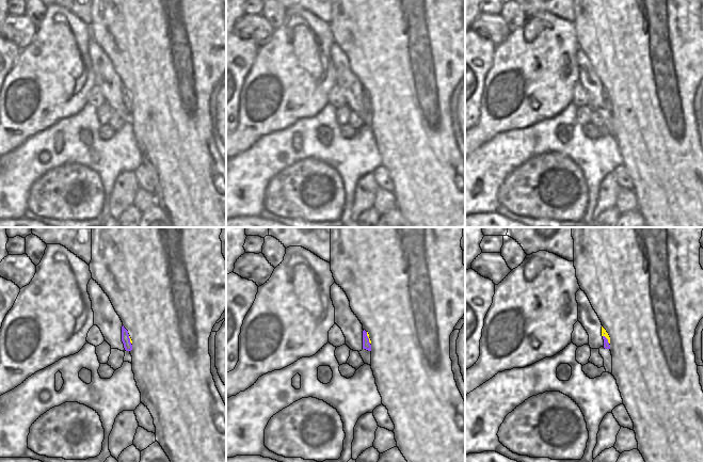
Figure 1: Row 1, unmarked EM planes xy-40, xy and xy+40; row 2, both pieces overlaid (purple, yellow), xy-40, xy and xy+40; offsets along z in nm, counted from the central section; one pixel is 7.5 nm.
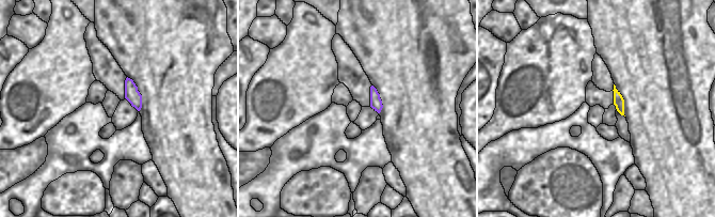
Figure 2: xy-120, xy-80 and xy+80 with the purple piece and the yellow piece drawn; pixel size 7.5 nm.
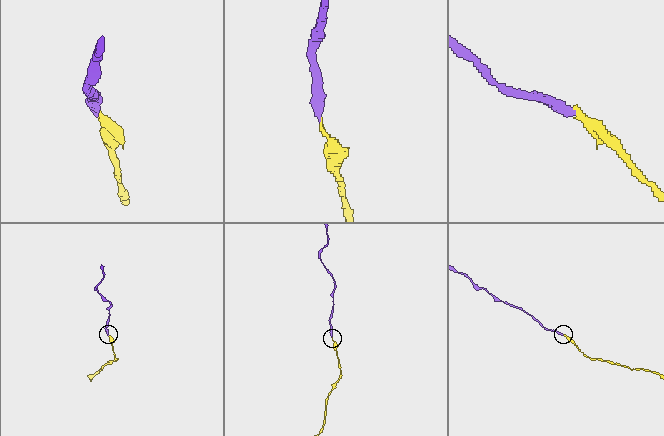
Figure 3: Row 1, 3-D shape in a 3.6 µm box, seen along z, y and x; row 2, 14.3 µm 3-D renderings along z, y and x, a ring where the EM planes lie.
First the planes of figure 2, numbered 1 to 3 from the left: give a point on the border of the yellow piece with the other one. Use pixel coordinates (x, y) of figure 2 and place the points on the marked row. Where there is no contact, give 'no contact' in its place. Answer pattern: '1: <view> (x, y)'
1: no contact
2: no contact
3: no contact

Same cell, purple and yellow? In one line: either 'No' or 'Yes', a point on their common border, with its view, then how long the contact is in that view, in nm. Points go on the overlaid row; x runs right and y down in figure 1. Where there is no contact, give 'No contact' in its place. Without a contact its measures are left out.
Yes. Touches purple at xy (367, 337). Shared border 90 nm

